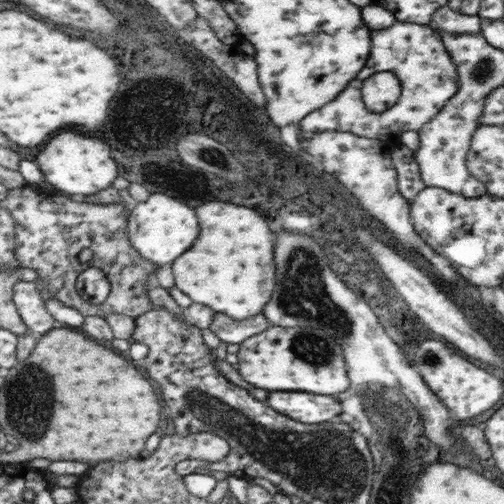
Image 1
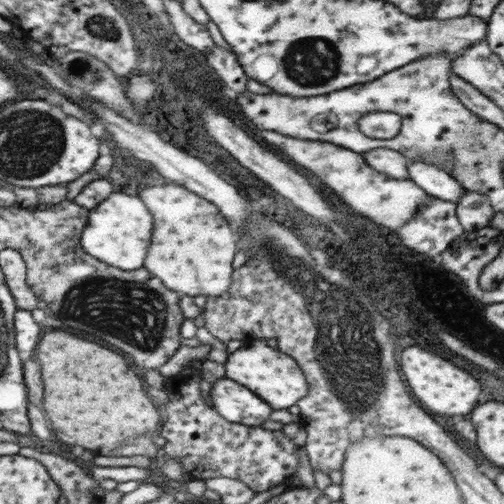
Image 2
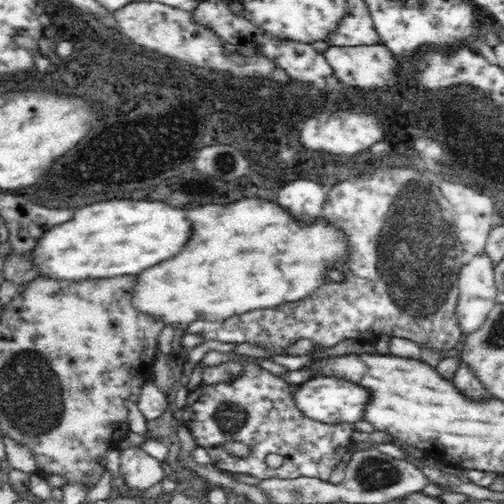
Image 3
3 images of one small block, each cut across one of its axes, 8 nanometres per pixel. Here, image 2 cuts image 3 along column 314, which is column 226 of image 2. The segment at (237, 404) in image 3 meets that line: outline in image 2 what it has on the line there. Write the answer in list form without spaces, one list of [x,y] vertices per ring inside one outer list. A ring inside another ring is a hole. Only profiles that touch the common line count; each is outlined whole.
[[[187,364],[177,376],[167,378],[165,382],[165,394],[167,404],[161,406],[165,412],[163,430],[161,436],[167,440],[165,460],[177,458],[181,466],[185,468],[189,480],[207,480],[207,478],[235,478],[247,484],[257,496],[269,496],[273,486],[277,486],[283,480],[291,482],[291,474],[297,472],[297,450],[283,432],[271,432],[261,430],[259,426],[245,426],[245,424],[233,424],[219,416],[219,410],[205,406],[205,402],[199,396],[199,380],[201,372],[191,368]]]

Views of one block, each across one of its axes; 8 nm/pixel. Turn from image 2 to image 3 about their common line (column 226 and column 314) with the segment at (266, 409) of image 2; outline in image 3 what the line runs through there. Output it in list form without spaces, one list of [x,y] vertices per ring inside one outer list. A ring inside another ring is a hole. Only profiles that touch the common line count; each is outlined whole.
[[[318,376],[300,386],[294,386],[294,398],[296,398],[296,404],[300,406],[300,412],[312,420],[320,420],[328,424],[354,424],[364,418],[370,392],[364,386],[358,386],[344,378]]]

